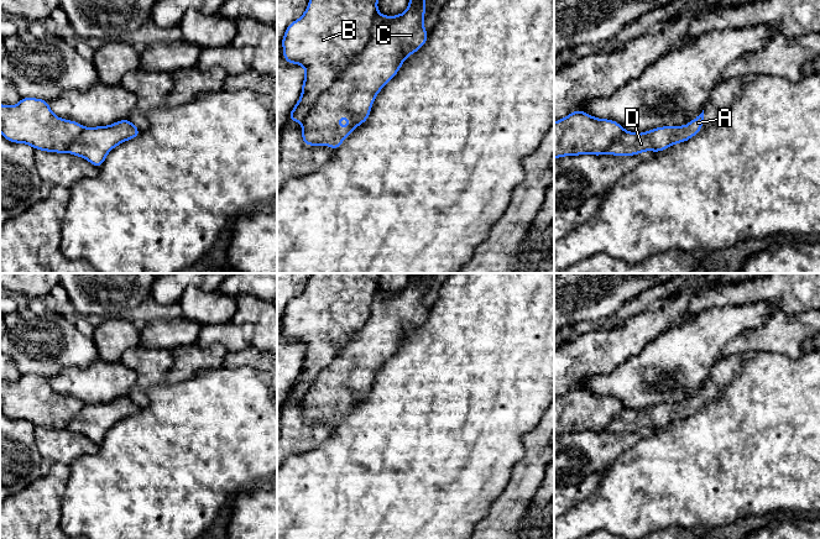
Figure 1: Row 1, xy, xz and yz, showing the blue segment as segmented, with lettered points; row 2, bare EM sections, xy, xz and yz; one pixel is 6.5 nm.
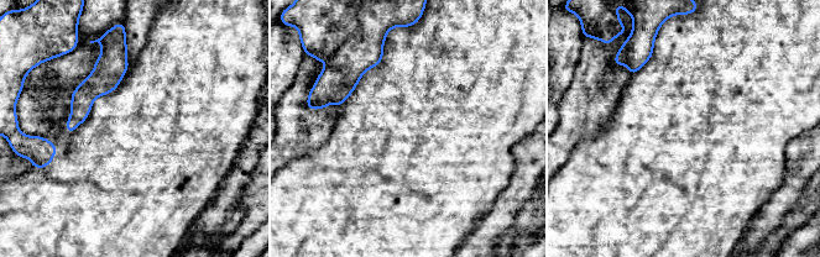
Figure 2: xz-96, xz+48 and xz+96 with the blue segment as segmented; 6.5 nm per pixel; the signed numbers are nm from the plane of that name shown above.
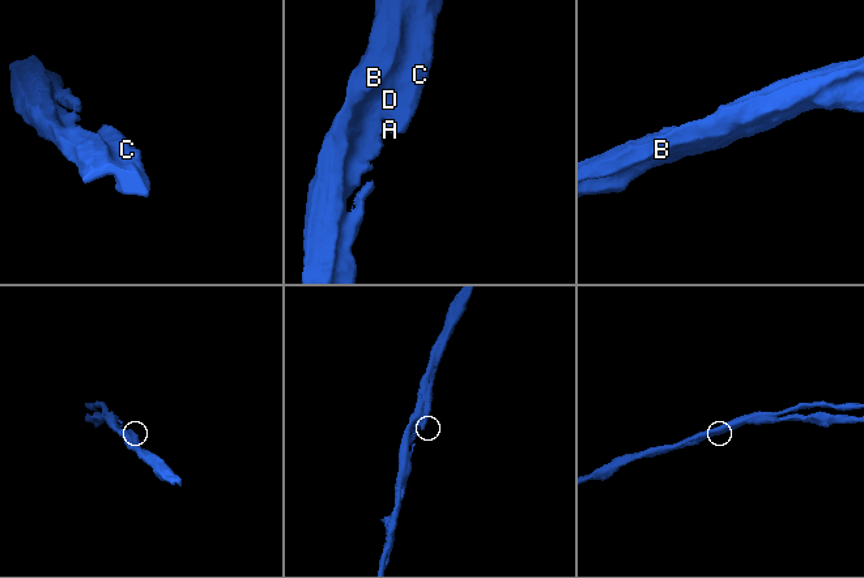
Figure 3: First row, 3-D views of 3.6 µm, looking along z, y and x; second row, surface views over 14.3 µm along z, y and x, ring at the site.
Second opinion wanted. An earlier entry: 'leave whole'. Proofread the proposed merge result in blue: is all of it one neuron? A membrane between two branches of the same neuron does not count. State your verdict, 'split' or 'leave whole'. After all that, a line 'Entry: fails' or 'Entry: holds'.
split
Entry: fails

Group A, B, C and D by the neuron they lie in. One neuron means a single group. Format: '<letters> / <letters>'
A C D / B

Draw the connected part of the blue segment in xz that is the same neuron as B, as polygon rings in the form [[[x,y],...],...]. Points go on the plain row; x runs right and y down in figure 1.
[[[310,273],[304,291],[287,303],[281,318],[283,335],[305,346],[301,375],[287,397],[302,399],[339,350],[366,324],[377,279],[378,273]]]

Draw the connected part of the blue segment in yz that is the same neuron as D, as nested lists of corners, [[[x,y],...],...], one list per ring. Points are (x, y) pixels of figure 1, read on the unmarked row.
[[[703,389],[684,403],[662,403],[643,410],[625,408],[609,425],[612,433],[636,433],[637,430],[653,428],[660,429],[665,425],[685,419],[694,414],[701,405]]]

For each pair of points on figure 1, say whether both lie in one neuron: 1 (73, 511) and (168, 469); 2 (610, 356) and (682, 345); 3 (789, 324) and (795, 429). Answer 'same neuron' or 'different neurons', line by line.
1: same neuron
2: different neurons
3: different neurons

